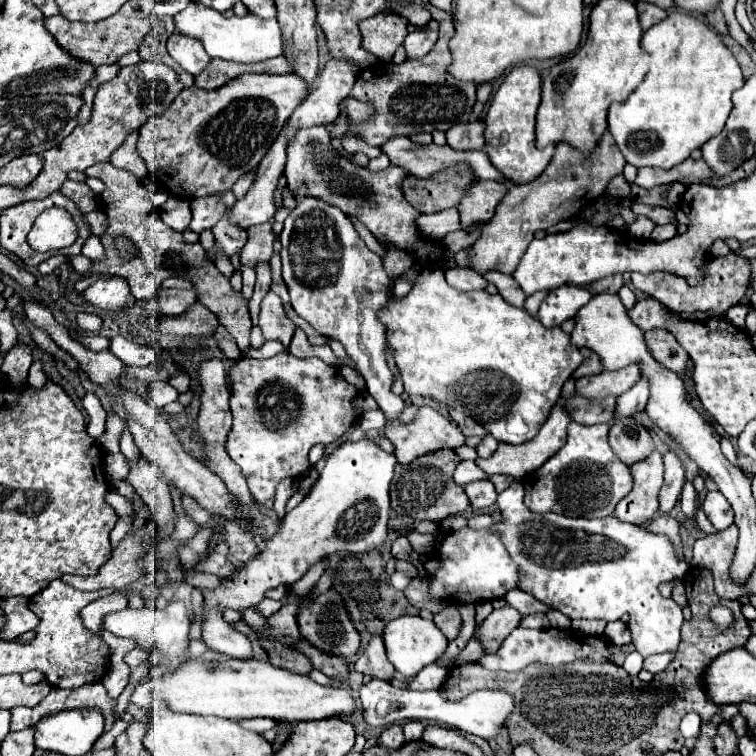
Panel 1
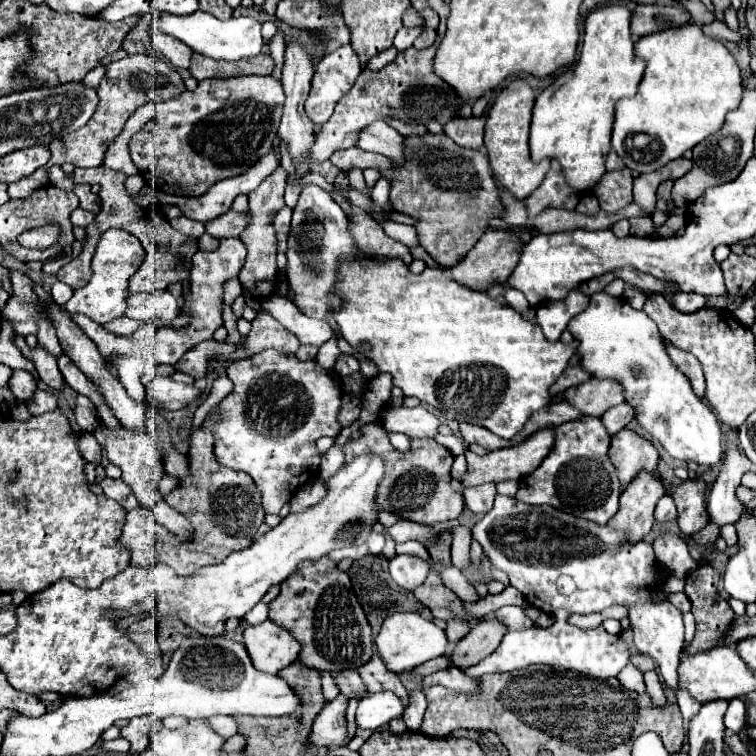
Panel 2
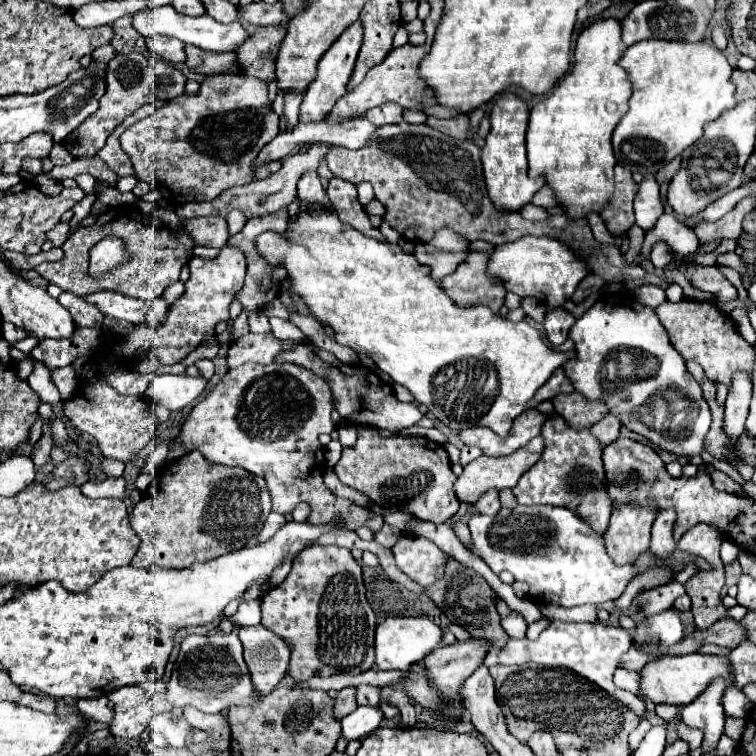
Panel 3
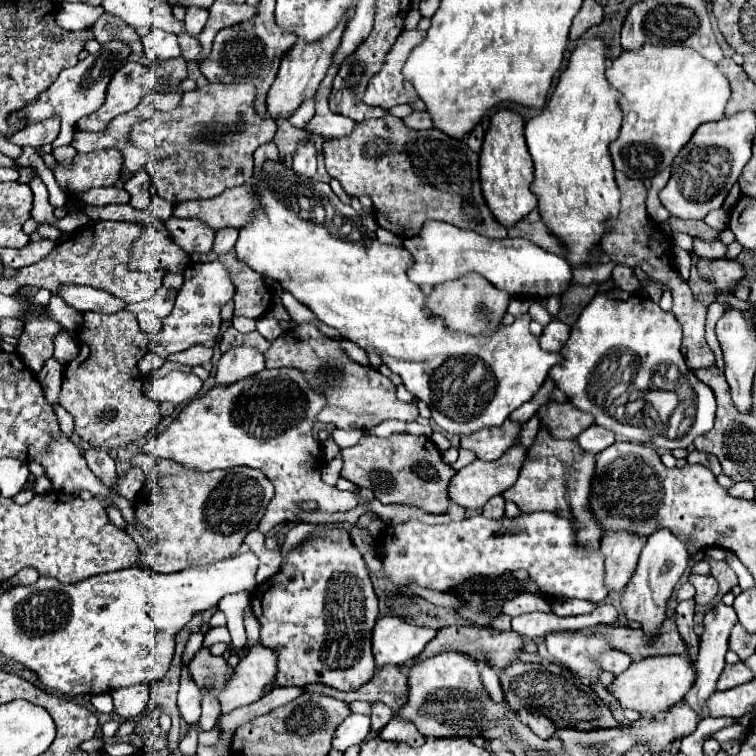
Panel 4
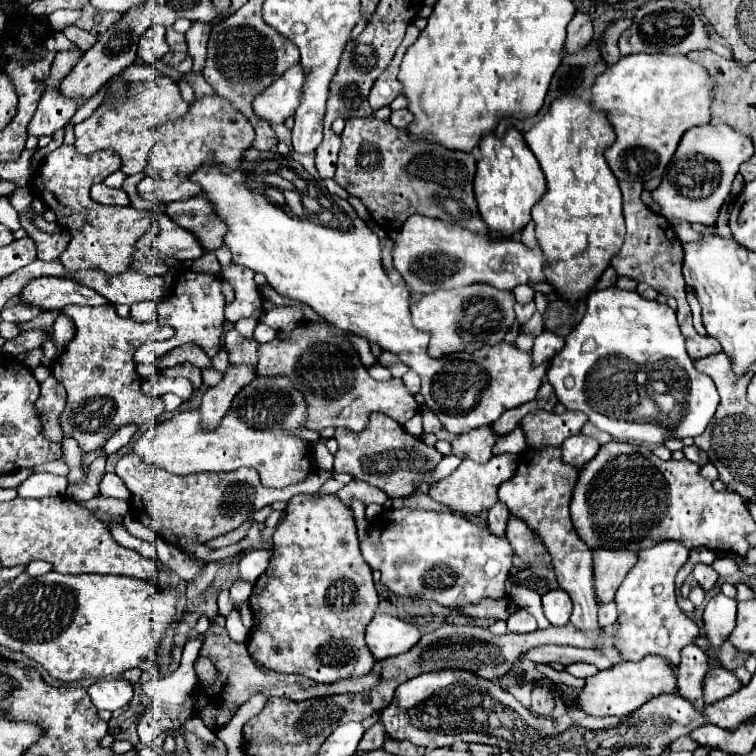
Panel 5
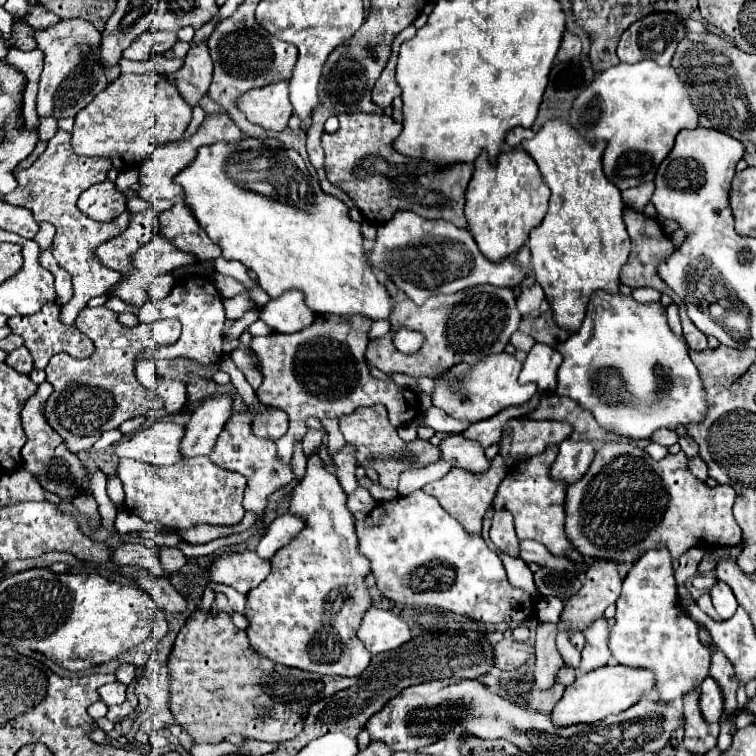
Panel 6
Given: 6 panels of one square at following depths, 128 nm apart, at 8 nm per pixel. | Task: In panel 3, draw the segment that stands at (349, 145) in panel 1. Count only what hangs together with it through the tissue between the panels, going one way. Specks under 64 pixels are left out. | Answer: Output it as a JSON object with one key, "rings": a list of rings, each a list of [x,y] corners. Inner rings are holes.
{"rings":[[[384,124],[376,130],[376,140],[368,148],[348,150],[332,146],[326,164],[336,178],[352,184],[370,182],[376,200],[386,208],[384,220],[410,242],[428,242],[440,228],[450,228],[470,242],[484,240],[490,244],[504,244],[520,236],[552,236],[564,244],[572,244],[576,252],[588,256],[592,274],[602,276],[606,282],[626,276],[628,280],[644,278],[646,270],[638,264],[626,264],[614,244],[596,242],[586,220],[568,220],[564,214],[554,214],[544,224],[524,220],[518,212],[500,212],[484,194],[480,150],[470,140],[450,138],[426,124]]]}

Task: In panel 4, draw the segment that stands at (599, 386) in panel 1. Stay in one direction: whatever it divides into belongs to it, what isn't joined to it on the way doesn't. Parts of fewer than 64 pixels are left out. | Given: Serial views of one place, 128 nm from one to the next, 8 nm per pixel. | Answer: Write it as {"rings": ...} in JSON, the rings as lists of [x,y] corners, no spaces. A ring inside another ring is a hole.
{"rings":[[[548,402],[542,408],[538,408],[536,416],[540,420],[540,426],[548,428],[552,438],[558,438],[558,440],[572,440],[594,424],[592,414],[580,412],[568,402],[564,404]]]}

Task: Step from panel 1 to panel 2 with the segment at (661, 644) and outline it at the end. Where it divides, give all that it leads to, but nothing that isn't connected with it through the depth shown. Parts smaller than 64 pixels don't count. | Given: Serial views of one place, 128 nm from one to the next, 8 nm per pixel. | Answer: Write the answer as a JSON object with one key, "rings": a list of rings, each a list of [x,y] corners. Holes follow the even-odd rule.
{"rings":[[[496,496],[494,508],[488,514],[484,514],[480,522],[472,526],[472,538],[480,542],[490,562],[508,574],[510,584],[524,594],[530,606],[536,606],[552,614],[555,618],[554,622],[568,622],[568,616],[572,612],[590,614],[590,612],[600,612],[610,604],[630,604],[630,624],[632,624],[632,630],[638,632],[638,638],[634,638],[638,650],[654,658],[664,682],[676,688],[678,684],[676,668],[680,662],[680,652],[684,648],[682,612],[676,610],[670,602],[660,602],[660,604],[650,602],[650,596],[662,586],[662,574],[658,574],[660,568],[654,558],[652,546],[646,542],[638,542],[630,546],[626,542],[624,532],[614,530],[610,526],[600,526],[584,518],[576,518],[548,504],[546,506],[526,506],[526,504],[512,506],[512,502],[514,502],[512,496]],[[586,604],[592,604],[590,612],[584,612]],[[676,692],[676,698],[678,698],[678,706],[680,706],[680,712],[684,716],[684,722],[688,724],[688,720],[700,710],[700,704],[688,696],[688,692]]]}

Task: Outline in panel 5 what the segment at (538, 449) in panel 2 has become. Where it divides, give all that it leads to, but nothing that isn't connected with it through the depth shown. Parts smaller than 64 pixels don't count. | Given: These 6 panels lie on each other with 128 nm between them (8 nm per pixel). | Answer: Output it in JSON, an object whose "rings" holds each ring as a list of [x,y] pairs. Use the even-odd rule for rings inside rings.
{"rings":[[[498,454],[492,456],[486,464],[476,464],[472,460],[462,460],[462,464],[450,474],[448,478],[432,484],[428,488],[428,496],[444,506],[448,506],[454,512],[460,512],[462,516],[476,516],[482,510],[490,510],[492,504],[498,502],[498,486],[500,482],[506,482],[516,472],[516,454]]]}

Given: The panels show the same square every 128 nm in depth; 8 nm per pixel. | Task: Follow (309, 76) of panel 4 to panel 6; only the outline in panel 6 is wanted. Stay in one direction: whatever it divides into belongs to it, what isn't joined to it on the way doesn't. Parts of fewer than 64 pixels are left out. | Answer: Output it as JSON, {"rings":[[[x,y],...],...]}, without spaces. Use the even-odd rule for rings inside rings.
{"rings":[[[278,82],[252,92],[246,92],[236,100],[236,106],[244,116],[262,126],[264,130],[282,132],[292,116],[292,104],[288,100],[288,82]]]}

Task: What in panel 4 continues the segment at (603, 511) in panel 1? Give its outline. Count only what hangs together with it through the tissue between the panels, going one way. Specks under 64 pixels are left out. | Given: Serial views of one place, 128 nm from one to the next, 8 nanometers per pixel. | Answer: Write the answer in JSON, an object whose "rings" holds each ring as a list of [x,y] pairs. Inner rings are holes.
{"rings":[[[540,428],[532,448],[526,454],[516,484],[504,490],[502,498],[512,500],[522,512],[546,510],[568,516],[574,520],[572,526],[576,528],[576,540],[580,540],[580,544],[588,544],[588,548],[598,548],[602,530],[588,508],[594,466],[594,454],[580,450],[576,440],[556,440],[548,434],[548,430]]]}

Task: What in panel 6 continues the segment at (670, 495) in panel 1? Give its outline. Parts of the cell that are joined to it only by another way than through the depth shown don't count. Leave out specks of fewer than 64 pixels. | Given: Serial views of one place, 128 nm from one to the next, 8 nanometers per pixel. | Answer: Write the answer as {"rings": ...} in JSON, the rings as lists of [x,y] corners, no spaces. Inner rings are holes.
{"rings":[[[648,550],[628,572],[622,594],[616,602],[616,624],[610,628],[610,650],[618,664],[628,668],[650,668],[656,674],[656,690],[664,702],[674,702],[692,690],[698,690],[710,668],[710,650],[698,640],[698,624],[682,610],[676,592],[672,556],[668,550]]]}

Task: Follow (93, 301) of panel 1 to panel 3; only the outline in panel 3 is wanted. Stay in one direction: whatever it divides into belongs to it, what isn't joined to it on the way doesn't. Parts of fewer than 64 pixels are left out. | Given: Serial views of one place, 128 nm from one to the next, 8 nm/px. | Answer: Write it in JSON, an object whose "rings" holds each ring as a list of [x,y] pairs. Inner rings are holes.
{"rings":[[[104,238],[102,242],[98,242],[92,252],[90,252],[90,270],[92,276],[100,276],[100,272],[108,272],[124,262],[128,262],[130,256],[124,250],[124,244],[118,238]],[[62,292],[56,300],[72,314],[72,320],[74,320],[74,324],[76,324],[78,328],[80,328],[80,326],[86,326],[86,328],[102,328],[104,316],[100,314],[98,308],[94,308],[94,306],[88,304],[88,302],[84,302],[82,296]]]}

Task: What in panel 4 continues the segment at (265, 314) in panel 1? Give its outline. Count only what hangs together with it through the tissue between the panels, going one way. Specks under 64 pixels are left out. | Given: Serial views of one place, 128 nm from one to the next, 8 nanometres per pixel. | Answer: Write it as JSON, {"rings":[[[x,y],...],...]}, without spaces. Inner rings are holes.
{"rings":[[[238,346],[222,354],[216,368],[216,384],[228,386],[264,370],[264,356],[250,346]]]}

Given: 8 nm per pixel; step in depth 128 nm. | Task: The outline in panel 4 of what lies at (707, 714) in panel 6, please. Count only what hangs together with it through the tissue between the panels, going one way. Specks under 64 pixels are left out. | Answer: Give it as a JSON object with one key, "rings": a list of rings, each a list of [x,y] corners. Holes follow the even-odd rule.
{"rings":[[[740,662],[740,664],[736,664],[736,666],[726,666],[724,668],[724,672],[720,674],[720,680],[718,680],[718,684],[716,684],[716,690],[730,690],[730,688],[734,688],[734,686],[740,686],[740,684],[746,684],[746,682],[750,682],[754,676],[752,676],[752,672],[748,670],[748,666],[744,664],[744,662]]]}

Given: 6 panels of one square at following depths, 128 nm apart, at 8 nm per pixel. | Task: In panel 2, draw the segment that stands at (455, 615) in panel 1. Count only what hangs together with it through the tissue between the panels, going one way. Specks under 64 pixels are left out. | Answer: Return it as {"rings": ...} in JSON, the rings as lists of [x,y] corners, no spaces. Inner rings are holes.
{"rings":[[[450,620],[448,622],[448,628],[446,628],[446,636],[450,642],[458,642],[466,632],[468,632],[468,624],[462,622],[462,620]]]}

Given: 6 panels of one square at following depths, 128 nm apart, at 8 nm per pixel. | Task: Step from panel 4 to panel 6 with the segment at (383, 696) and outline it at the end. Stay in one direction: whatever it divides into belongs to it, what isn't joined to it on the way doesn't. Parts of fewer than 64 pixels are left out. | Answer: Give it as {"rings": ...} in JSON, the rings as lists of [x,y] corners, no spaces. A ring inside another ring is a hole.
{"rings":[[[196,608],[182,630],[178,640],[172,646],[168,656],[168,674],[170,674],[170,702],[168,708],[176,722],[190,732],[194,744],[218,744],[224,742],[230,734],[242,734],[250,740],[262,742],[286,742],[296,738],[304,728],[304,716],[308,708],[322,696],[332,696],[348,686],[356,684],[358,678],[348,676],[322,676],[314,672],[304,672],[276,664],[272,660],[258,658],[248,644],[244,630],[238,630],[232,622],[232,616],[226,612],[202,612]]]}

